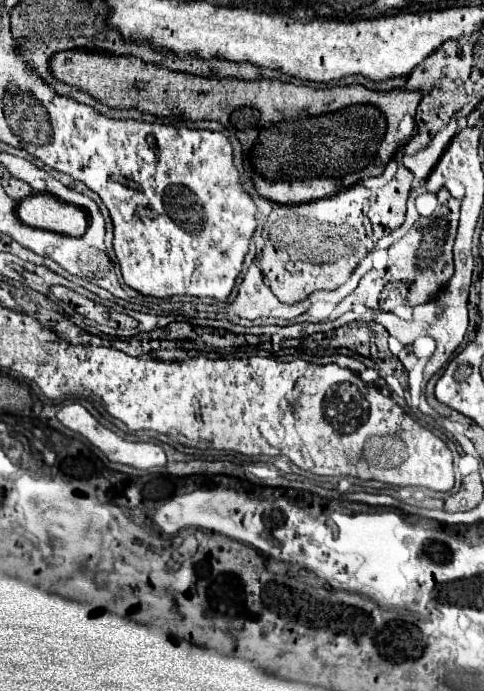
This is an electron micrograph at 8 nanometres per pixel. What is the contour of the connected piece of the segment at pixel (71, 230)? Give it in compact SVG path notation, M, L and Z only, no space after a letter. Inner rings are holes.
M33 193L26 197L19 202L16 212L26 225L66 236L82 236L88 226L82 208L60 202L46 193Z

